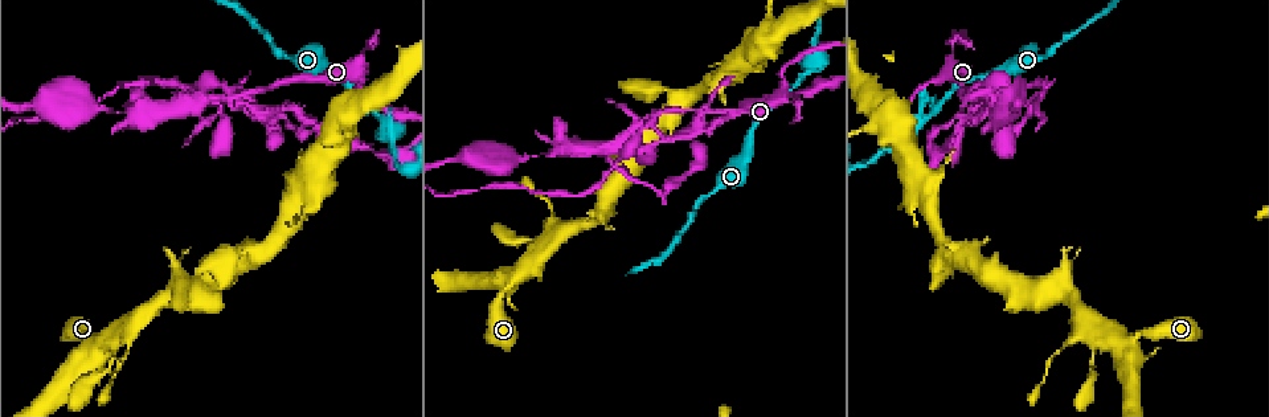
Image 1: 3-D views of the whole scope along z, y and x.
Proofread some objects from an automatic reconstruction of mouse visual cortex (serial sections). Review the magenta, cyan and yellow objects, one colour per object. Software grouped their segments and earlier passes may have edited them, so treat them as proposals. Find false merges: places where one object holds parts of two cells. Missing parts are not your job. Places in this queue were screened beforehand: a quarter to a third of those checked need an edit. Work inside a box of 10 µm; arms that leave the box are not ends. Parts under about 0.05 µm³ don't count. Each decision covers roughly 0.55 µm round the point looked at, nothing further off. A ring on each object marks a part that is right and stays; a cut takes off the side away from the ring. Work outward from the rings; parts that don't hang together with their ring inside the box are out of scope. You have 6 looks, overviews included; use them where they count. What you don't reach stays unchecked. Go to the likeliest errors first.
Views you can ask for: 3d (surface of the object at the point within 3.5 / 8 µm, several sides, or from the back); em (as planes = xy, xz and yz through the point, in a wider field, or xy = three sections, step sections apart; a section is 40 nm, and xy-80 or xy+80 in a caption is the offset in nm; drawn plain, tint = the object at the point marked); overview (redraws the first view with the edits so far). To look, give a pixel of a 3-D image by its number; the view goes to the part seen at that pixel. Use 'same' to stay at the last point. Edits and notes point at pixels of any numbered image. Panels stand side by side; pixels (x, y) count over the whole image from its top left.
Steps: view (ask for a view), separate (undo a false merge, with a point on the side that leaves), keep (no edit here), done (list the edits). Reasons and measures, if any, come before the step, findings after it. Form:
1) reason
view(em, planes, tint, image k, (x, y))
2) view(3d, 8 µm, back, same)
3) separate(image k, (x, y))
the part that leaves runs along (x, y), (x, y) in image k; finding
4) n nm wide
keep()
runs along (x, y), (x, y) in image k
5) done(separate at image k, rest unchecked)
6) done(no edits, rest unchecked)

sudden change in width
view(3d, 3.5 µm, image 1, (924, 119))

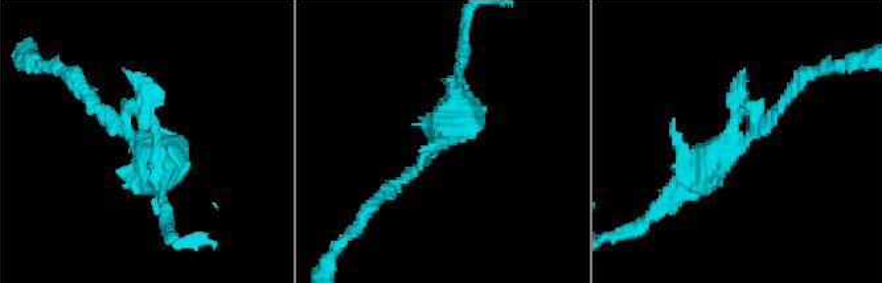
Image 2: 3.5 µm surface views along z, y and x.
view(em, xy, step 3, tint, image 2, (139, 145))

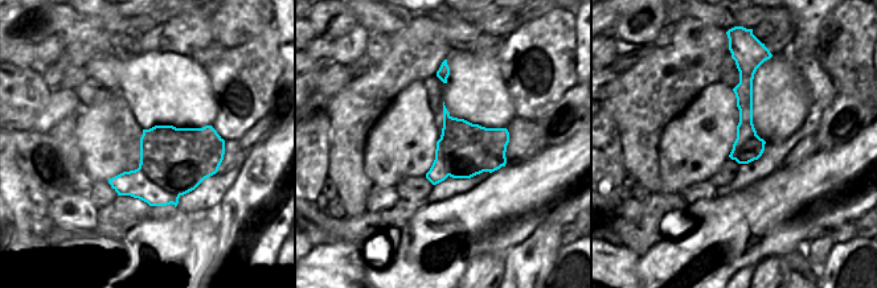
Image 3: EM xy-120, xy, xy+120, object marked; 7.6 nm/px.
separate(image 2, (136, 80))
border along (139, 167), (151, 181), (179, 196) in image 3; a second cell is stuck on

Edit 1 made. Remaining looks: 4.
thin neck
view(3d, 3.5 µm, image 1, (286, 82))

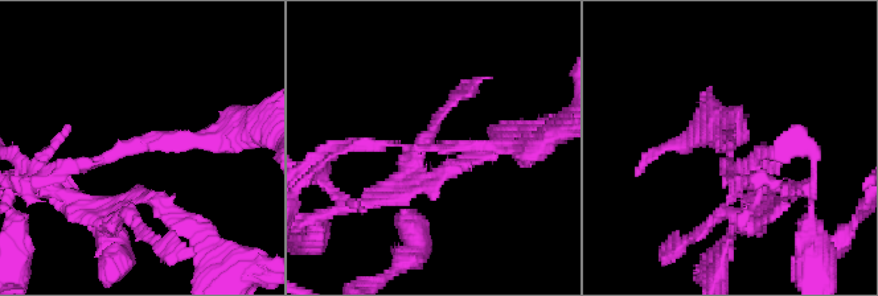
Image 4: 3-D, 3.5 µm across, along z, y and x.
arms of 150, 150 nm; now the EM
view(em, xy, step 2, plain, image 4, (131, 142))

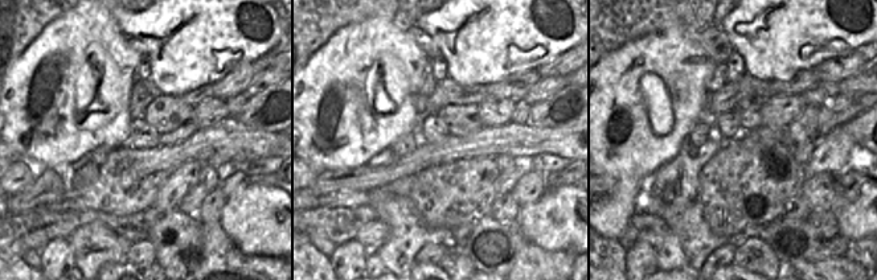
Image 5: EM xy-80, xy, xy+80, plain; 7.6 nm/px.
with the object marked
view(em, xy, step 2, tint, same)

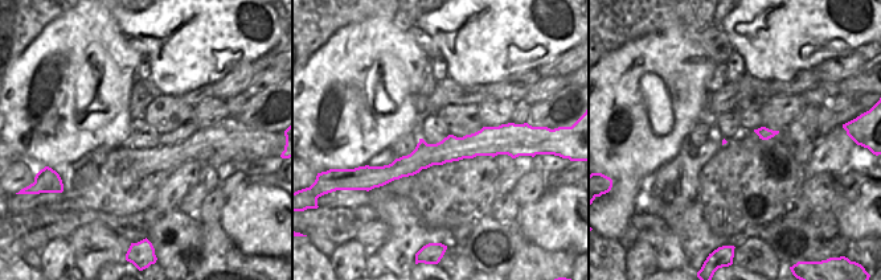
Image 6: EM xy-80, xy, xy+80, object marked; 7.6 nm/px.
keep()
runs along (509, 132), (396, 171), (377, 169) in image 6; all the same cell

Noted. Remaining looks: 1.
done(separate at image 2, rest unchecked)

